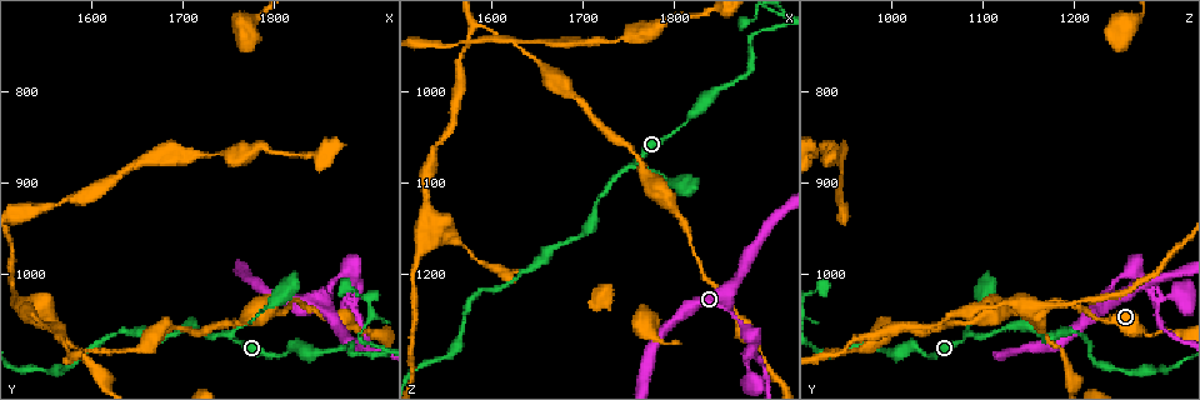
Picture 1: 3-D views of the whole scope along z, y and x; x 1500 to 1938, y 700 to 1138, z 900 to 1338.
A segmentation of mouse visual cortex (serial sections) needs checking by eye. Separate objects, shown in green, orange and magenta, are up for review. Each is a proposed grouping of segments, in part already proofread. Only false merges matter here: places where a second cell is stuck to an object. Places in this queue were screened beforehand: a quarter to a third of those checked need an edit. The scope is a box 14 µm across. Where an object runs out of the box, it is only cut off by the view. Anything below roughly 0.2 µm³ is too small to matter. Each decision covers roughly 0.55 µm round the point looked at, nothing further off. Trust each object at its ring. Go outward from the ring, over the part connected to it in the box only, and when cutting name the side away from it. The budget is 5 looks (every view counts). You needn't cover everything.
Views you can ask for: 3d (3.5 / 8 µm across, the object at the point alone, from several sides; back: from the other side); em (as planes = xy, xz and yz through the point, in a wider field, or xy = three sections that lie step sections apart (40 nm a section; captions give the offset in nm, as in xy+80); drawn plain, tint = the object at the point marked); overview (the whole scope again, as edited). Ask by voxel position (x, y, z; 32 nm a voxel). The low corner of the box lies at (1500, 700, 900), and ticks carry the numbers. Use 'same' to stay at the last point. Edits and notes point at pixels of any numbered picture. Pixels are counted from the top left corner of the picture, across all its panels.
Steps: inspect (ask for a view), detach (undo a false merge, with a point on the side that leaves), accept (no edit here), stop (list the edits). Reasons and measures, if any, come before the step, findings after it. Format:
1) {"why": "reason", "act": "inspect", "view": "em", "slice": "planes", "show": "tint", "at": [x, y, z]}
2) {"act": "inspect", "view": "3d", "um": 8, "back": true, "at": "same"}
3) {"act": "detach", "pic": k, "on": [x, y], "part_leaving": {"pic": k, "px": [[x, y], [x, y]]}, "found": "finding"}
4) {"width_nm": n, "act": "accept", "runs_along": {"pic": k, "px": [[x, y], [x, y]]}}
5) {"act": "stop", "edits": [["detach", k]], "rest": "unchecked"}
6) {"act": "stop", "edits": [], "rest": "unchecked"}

{"act": "inspect", "view": "3d", "um": 3.5, "at": [1750, 1070, 1085]}

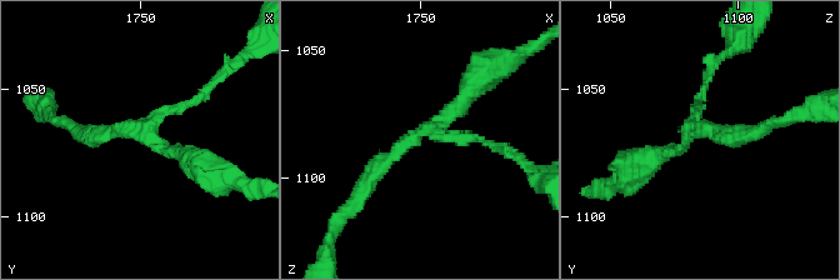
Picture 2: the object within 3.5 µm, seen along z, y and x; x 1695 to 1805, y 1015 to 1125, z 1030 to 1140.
{"arms": 3, "arm_widths_nm": [150, 200, 300], "why": "now the EM", "act": "inspect", "view": "em", "slice": "planes", "show": "tint", "at": [1753, 1070, 1082]}

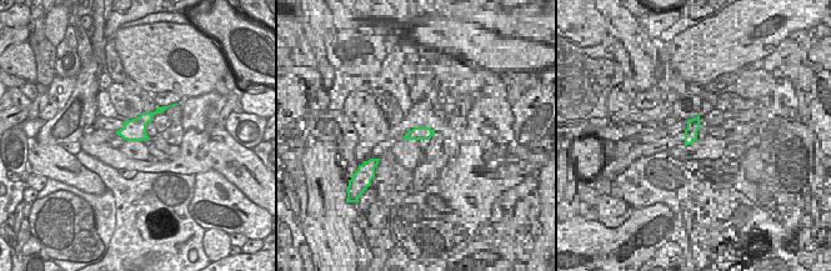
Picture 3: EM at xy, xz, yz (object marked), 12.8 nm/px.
{"act": "accept", "runs_along": {"pic": 2, "px": [[484, 74], [369, 183]]}, "found": "continuous, no second cell"}

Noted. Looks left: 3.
{"why": "abrupt turn", "act": "inspect", "view": "3d", "um": 8, "at": [1880, 1085, 950]}

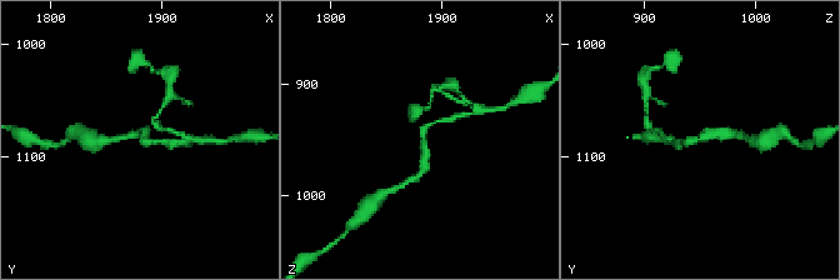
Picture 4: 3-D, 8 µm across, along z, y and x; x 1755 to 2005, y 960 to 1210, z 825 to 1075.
{"arm_widths_nm": [150, 300], "act": "inspect", "view": "em", "slice": "xy", "step": 3, "show": "tint", "at": [1882, 1084, 948]}

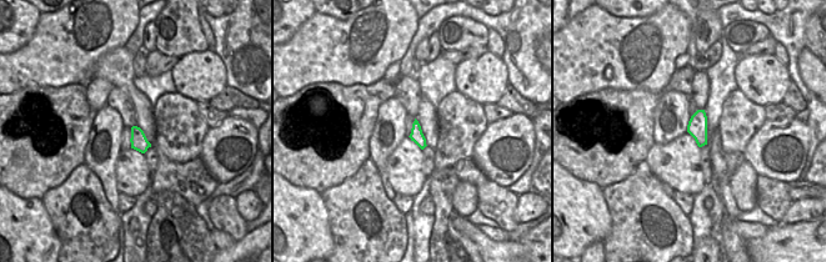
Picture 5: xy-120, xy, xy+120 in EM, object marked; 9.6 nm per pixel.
{"act": "accept", "runs_along": {"pic": 4, "px": [[423, 171], [423, 130], [439, 120], [450, 119]]}, "found": "all the same cell"}

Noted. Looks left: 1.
{"act": "stop", "edits": [], "rest": "unchecked"}

